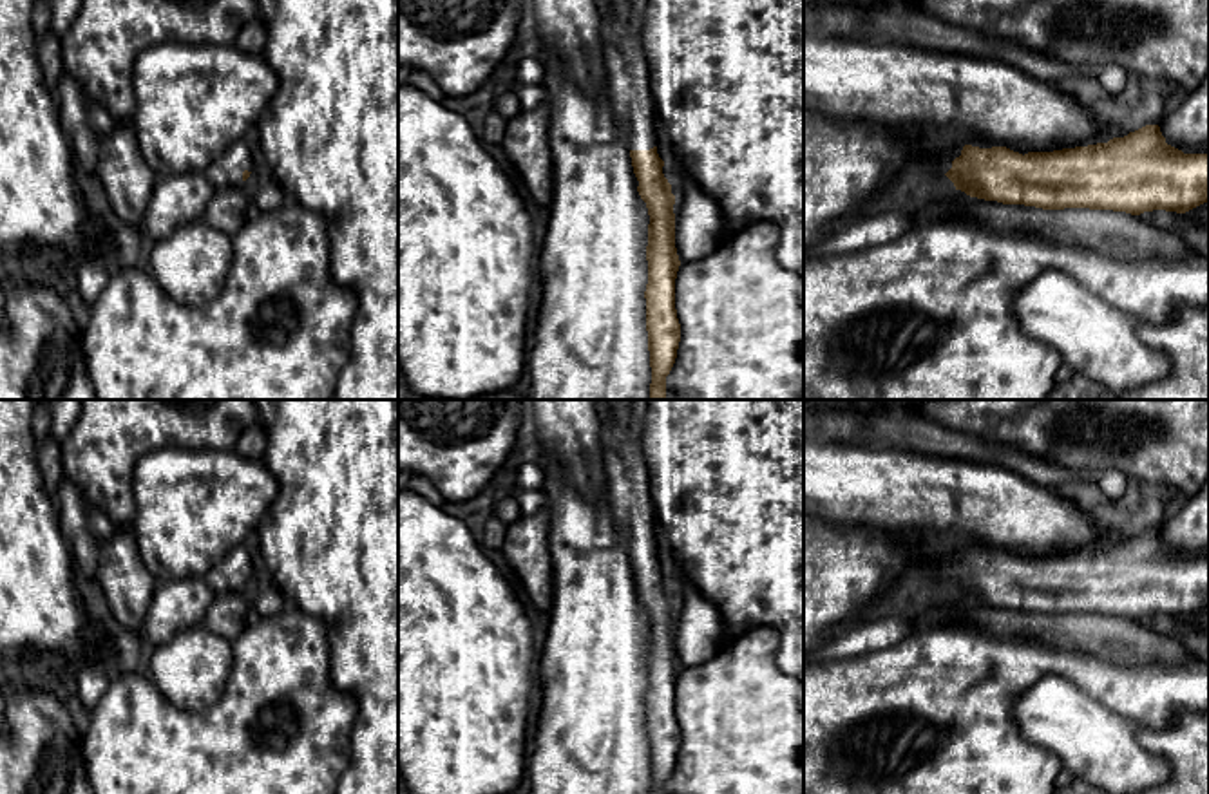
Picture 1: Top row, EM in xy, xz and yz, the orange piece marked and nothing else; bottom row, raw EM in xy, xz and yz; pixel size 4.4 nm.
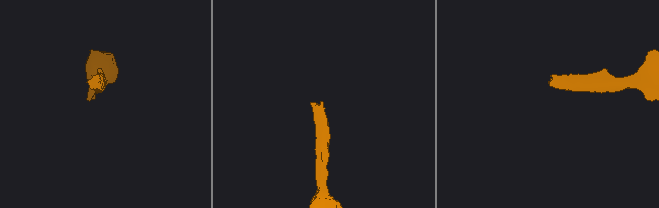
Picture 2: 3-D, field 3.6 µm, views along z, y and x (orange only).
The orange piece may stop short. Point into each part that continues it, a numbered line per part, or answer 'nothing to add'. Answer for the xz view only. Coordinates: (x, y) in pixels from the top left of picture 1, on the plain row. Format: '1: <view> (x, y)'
1: xz (621, 434)

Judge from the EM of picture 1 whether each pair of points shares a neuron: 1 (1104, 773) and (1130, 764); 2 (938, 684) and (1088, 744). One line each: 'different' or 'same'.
1: same
2: different

